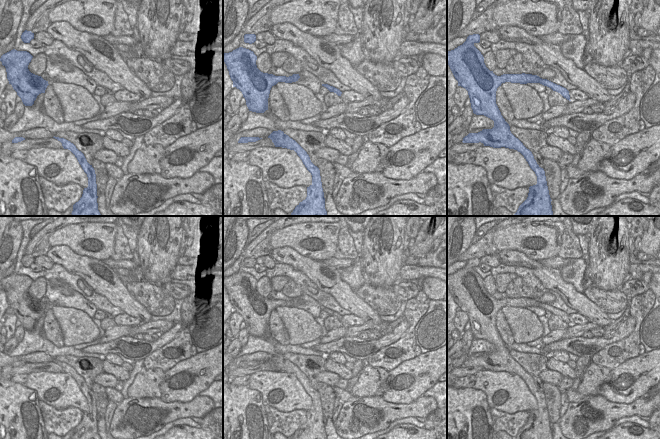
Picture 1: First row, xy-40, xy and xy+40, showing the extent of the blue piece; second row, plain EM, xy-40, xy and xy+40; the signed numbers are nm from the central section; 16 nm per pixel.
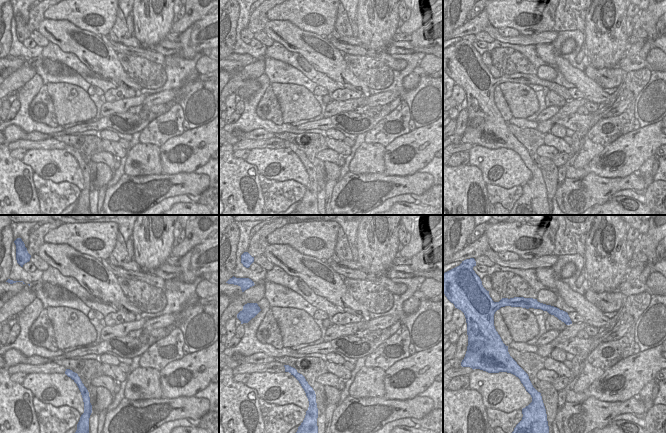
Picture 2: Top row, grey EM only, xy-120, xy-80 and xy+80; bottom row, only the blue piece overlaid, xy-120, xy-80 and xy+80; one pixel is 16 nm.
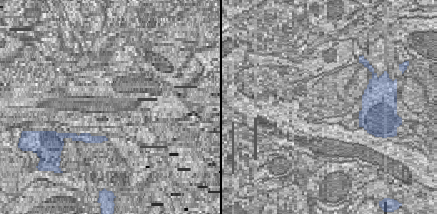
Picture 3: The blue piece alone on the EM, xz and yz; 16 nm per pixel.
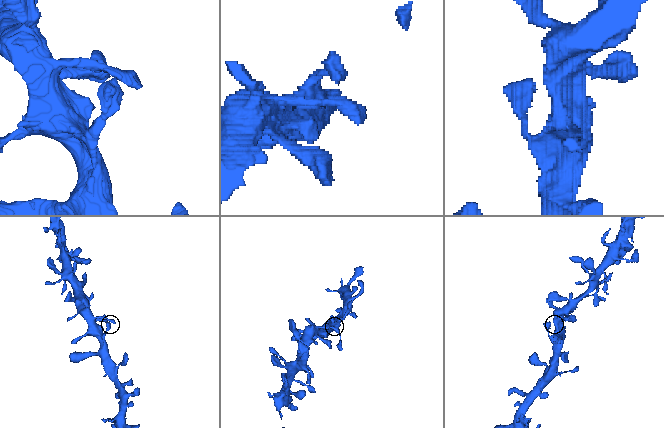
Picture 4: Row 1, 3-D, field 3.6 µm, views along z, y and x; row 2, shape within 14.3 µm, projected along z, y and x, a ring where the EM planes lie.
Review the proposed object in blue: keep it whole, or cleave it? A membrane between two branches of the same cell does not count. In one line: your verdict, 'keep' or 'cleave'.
keep

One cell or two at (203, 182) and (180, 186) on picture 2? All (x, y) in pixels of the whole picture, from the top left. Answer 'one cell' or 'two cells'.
one cell

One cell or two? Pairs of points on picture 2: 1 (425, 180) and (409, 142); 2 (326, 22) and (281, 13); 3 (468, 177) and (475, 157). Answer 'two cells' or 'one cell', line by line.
1: two cells
2: one cell
3: two cells

